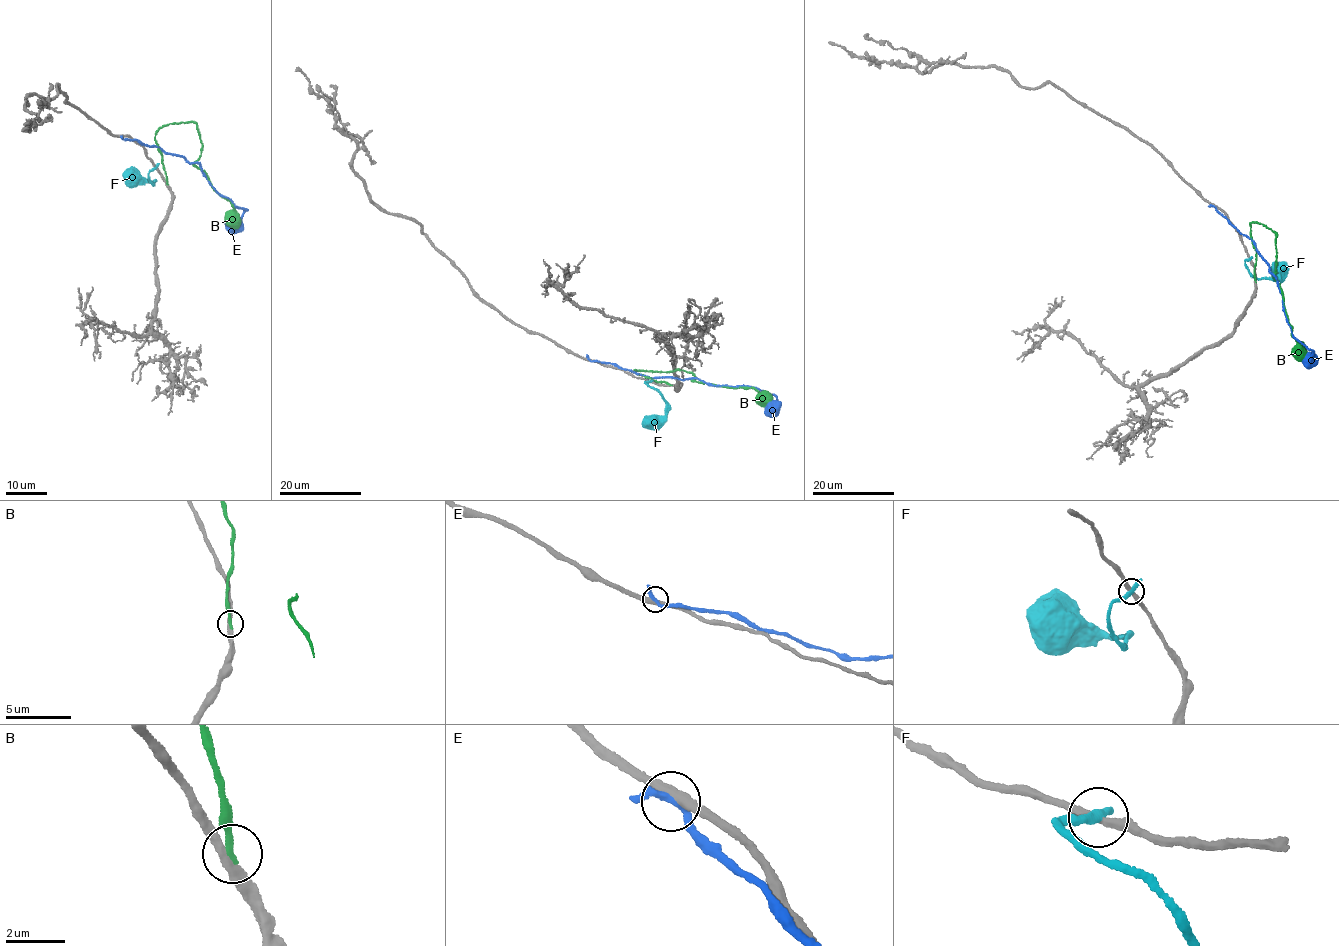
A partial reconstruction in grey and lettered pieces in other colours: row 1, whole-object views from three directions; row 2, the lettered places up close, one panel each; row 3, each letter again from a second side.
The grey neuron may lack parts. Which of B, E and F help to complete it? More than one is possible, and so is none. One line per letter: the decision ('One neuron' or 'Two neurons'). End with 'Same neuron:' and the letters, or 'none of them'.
B: One neuron
E: Two neurons
F: Two neurons
Same neuron: B

